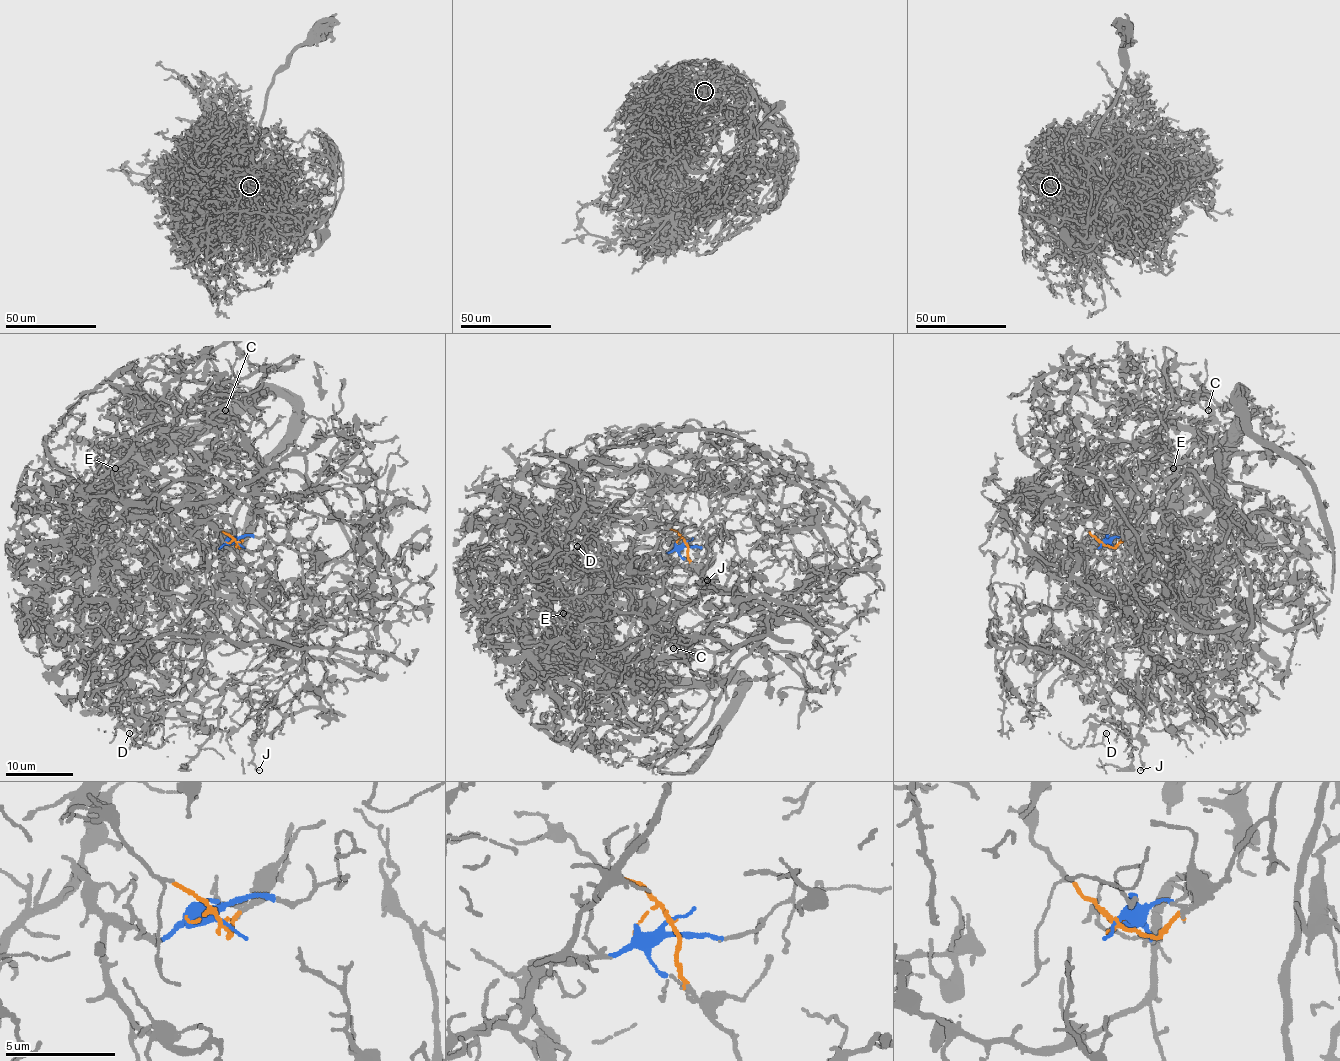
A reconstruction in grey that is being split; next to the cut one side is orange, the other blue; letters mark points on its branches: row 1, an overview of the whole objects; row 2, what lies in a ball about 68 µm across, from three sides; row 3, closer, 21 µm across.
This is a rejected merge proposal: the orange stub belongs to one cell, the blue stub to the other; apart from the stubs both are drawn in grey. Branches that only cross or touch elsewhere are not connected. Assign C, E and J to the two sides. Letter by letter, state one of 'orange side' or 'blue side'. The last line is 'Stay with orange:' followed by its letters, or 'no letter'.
C: blue side
E: blue side
J: orange side
Stay with orange: J

